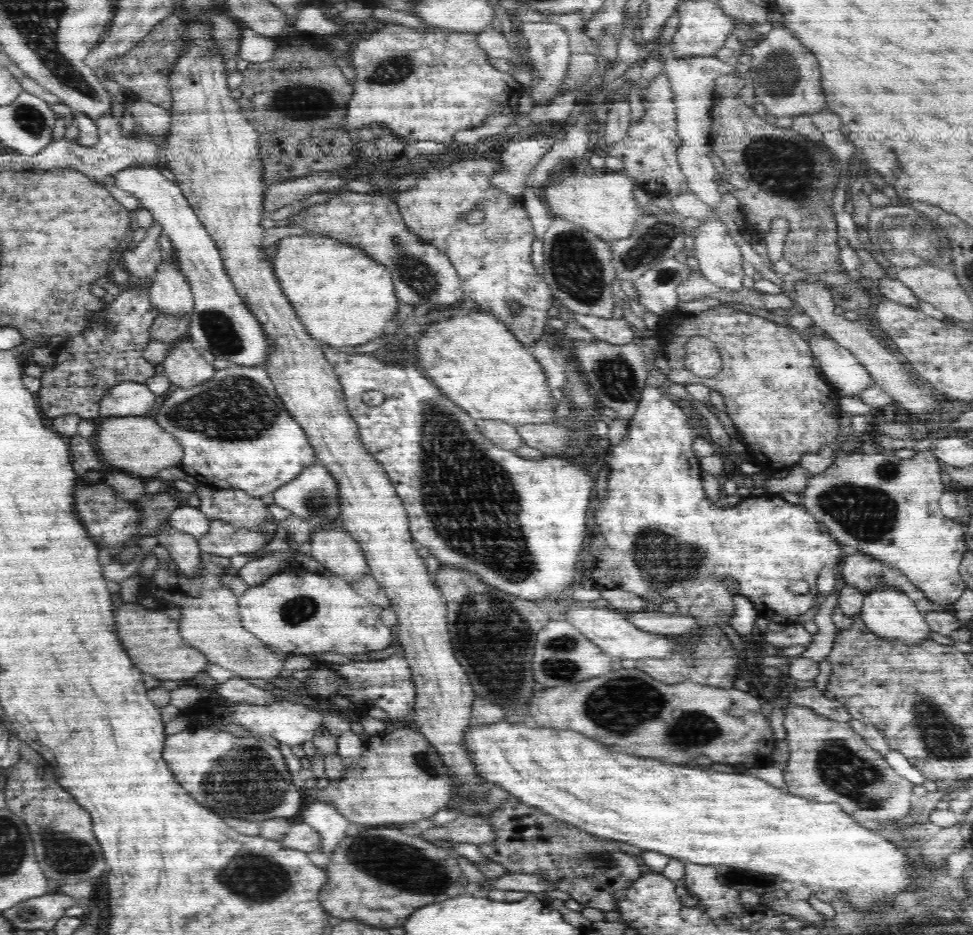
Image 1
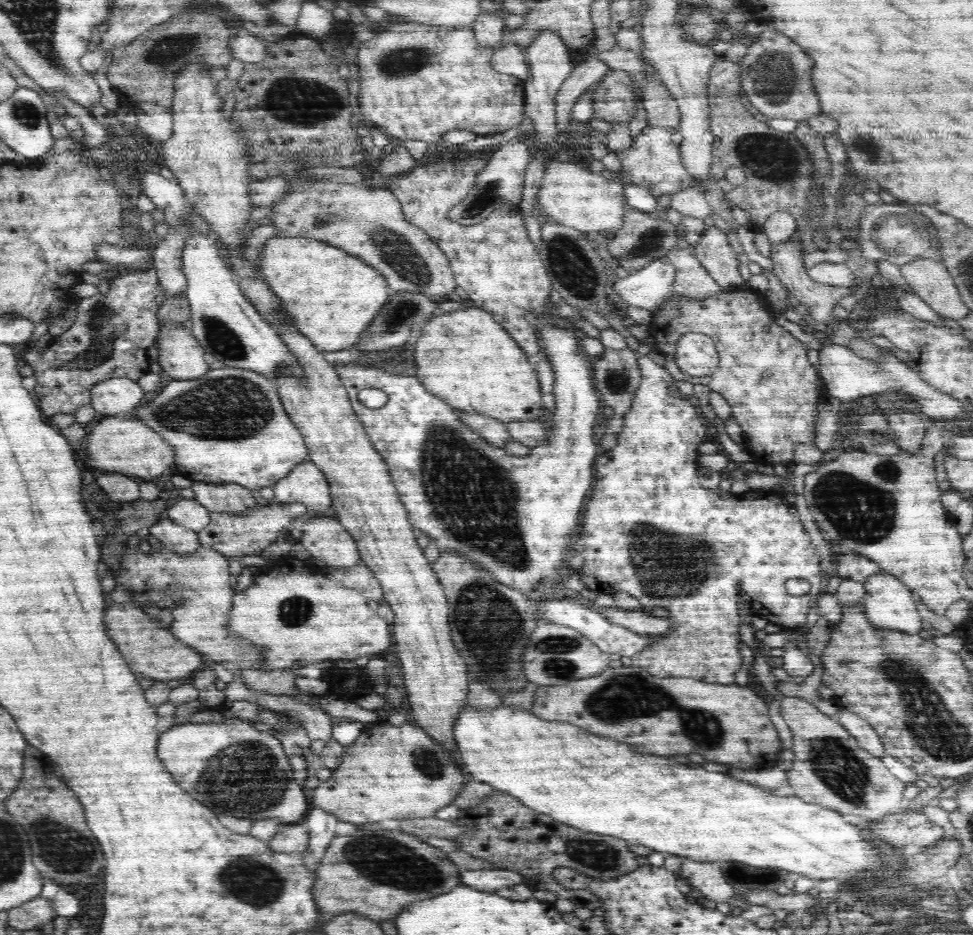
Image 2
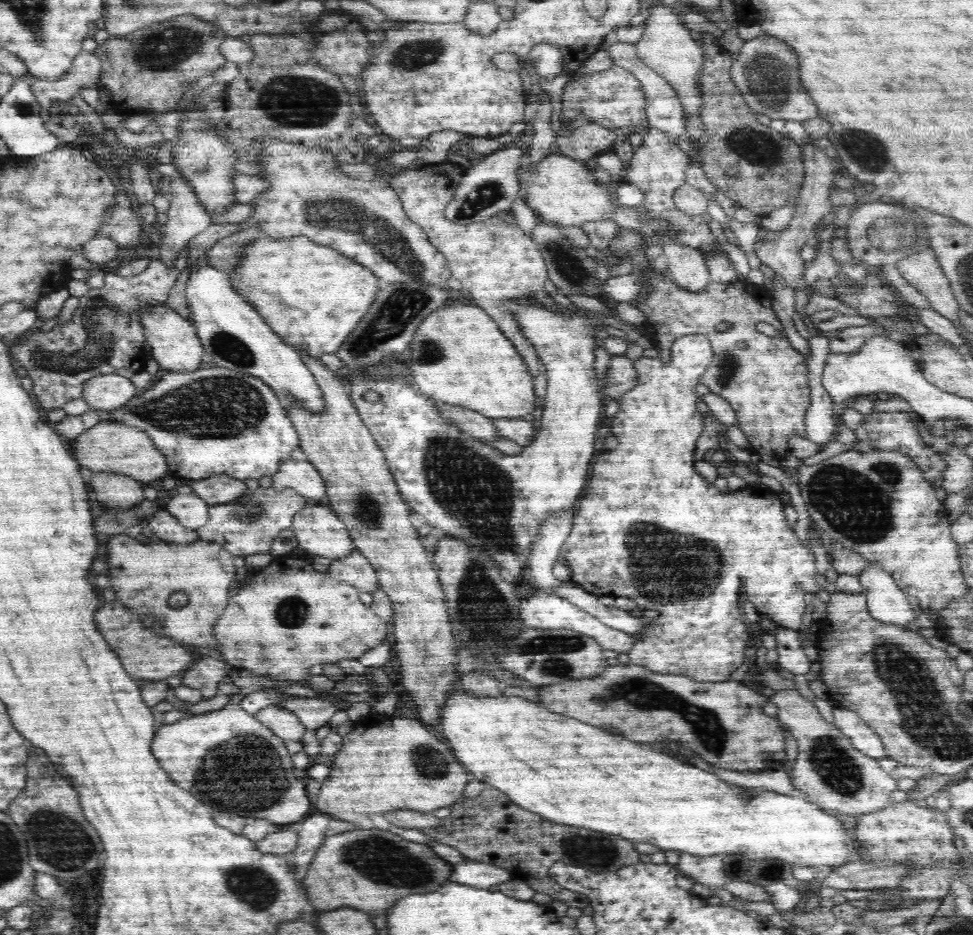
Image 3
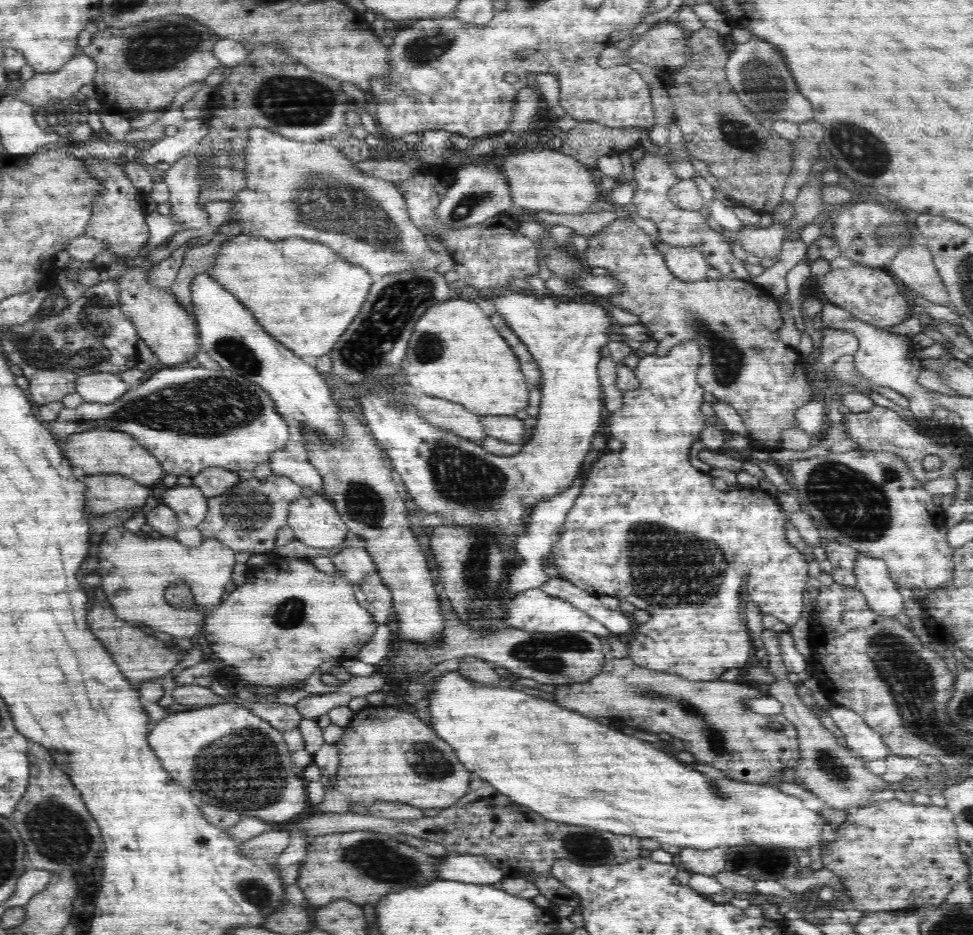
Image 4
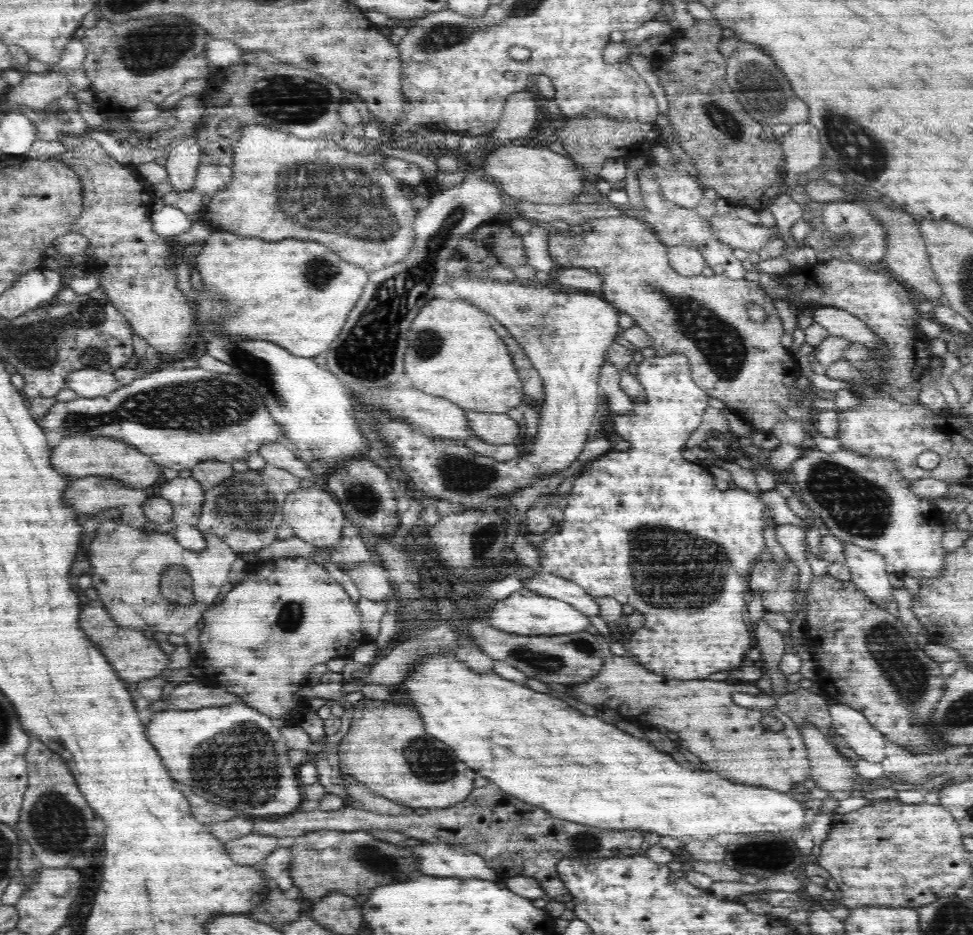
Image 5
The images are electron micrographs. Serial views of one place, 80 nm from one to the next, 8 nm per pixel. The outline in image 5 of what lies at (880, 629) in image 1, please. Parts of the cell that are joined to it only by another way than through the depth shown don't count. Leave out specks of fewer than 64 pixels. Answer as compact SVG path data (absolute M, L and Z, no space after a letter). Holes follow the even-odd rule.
M844 542L844 553L852 582L872 602L885 609L886 604L895 599L892 595L894 587L888 581L889 572L885 568L884 557L873 550L866 550L846 542Z

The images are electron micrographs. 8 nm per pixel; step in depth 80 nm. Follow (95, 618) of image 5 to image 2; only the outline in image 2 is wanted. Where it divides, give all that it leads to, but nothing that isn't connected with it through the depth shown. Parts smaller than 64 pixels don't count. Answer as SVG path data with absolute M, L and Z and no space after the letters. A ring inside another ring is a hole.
M132 604L110 606L106 610L104 622L110 638L114 640L126 662L130 662L130 668L136 672L144 672L148 678L162 682L176 679L186 681L188 674L202 666L202 656L196 654L191 646L178 642L178 638L170 634L170 628L160 628L162 624L156 618L150 618L148 614L144 614L144 610Z

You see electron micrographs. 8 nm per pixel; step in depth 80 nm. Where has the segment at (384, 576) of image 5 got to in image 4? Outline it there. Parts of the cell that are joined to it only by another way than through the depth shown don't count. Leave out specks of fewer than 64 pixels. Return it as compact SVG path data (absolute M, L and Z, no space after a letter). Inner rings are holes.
M373 571L364 575L358 587L368 597L375 622L378 625L386 624L390 608L393 606L393 600L391 590L382 582L381 575L373 574Z

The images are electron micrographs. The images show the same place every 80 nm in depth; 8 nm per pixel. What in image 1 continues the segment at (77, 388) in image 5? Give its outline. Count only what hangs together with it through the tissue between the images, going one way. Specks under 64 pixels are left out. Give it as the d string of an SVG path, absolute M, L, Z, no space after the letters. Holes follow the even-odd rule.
M118 382L108 394L100 398L99 419L120 416L146 416L158 404L157 394L145 384Z

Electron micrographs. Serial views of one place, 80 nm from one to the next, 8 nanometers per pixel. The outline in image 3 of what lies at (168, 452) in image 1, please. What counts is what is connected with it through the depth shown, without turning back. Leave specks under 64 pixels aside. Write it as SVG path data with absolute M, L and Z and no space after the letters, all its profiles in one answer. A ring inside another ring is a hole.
M104 420L90 430L78 434L77 437L76 461L88 470L99 473L116 472L116 474L129 476L145 485L152 485L152 480L169 475L166 457L162 456L162 453L158 454L158 449L152 444L150 437L134 426Z

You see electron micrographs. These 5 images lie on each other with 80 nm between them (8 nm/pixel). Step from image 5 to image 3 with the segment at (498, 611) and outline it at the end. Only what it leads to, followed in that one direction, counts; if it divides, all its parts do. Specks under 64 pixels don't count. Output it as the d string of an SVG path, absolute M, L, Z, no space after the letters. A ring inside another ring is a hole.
M554 592L528 595L522 604L518 604L518 610L518 614L520 614L522 620L524 620L525 628L552 630L570 629L576 633L586 634L592 637L603 649L614 650L614 652L620 654L629 654L630 650L632 650L632 646L636 643L636 640L632 638L631 634L606 626L604 623L600 622L598 618L592 616L592 614L579 609L570 601L558 596Z

